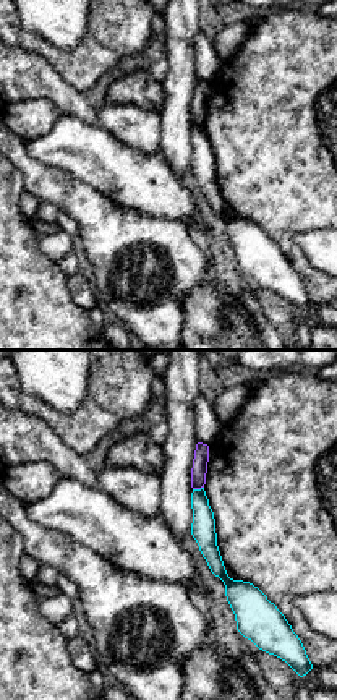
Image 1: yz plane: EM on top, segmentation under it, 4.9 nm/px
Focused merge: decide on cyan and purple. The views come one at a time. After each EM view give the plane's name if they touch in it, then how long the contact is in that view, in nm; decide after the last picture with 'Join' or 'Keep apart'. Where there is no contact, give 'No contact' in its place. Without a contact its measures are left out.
Touches cyan in yz. Shared border 60 nm

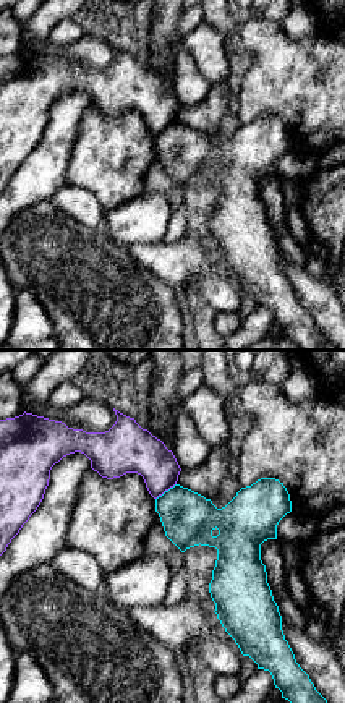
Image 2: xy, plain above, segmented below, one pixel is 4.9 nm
Touches cyan in xy. Shared border 130 nm

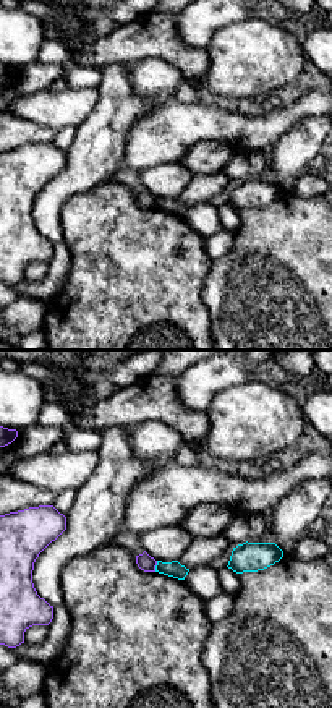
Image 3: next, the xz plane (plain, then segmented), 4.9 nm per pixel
Touches cyan in xz. Shared border 60 nm

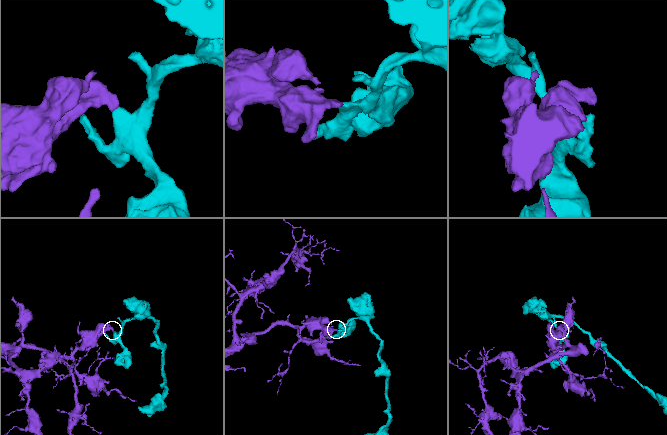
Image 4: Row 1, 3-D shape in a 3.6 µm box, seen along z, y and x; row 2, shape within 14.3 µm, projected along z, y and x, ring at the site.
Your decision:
Keep apart

